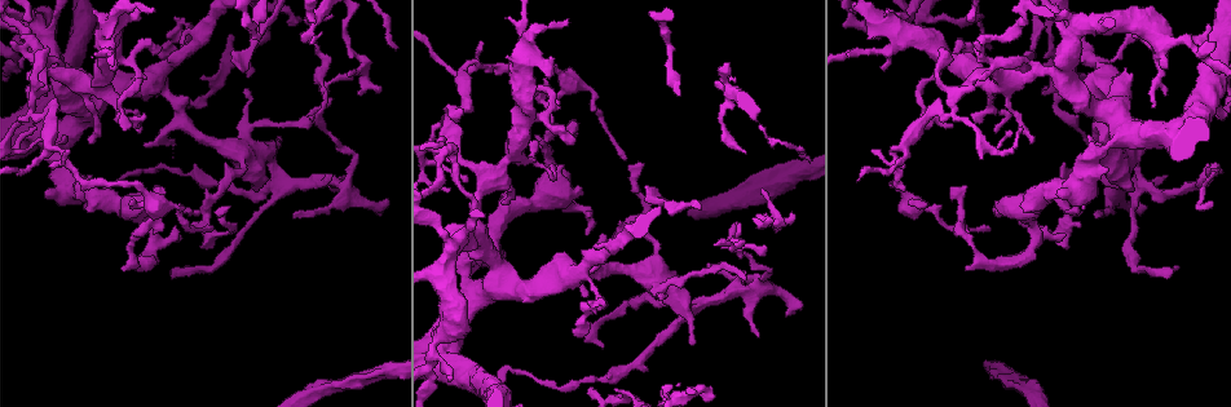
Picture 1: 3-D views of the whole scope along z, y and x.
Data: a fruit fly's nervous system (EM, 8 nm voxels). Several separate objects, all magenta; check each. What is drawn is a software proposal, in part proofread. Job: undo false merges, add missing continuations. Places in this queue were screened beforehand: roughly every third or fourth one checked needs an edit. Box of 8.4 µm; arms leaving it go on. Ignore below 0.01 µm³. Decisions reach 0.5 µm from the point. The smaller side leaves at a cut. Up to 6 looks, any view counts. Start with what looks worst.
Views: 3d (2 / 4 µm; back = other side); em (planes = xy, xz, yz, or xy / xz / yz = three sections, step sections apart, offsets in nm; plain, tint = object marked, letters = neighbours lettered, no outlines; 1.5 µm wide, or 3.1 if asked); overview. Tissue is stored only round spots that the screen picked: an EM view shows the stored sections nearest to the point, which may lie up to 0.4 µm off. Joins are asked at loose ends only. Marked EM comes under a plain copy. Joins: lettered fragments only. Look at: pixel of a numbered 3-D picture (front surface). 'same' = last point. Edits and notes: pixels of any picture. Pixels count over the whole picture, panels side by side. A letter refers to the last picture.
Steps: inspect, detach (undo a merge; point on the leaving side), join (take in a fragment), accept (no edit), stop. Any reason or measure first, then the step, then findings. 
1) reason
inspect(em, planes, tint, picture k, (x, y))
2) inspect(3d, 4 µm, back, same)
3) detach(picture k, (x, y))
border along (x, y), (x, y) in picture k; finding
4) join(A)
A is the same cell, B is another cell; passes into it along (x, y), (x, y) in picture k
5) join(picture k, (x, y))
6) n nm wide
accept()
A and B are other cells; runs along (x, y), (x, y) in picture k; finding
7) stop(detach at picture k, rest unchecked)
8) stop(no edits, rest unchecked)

thick turns thin
inspect(3d, 4 µm, back, picture 1, (445, 121))

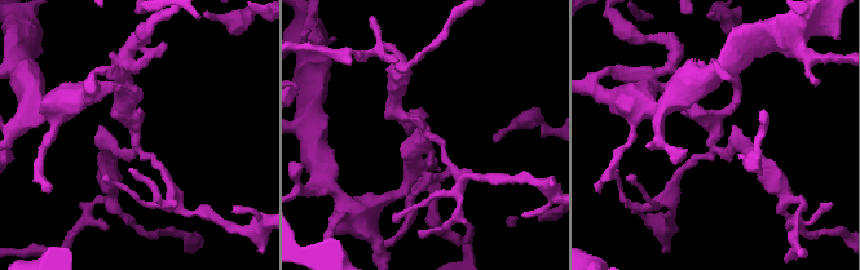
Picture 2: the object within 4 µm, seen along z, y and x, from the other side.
4 arms
inspect(em, planes, letters, picture 2, (424, 132))

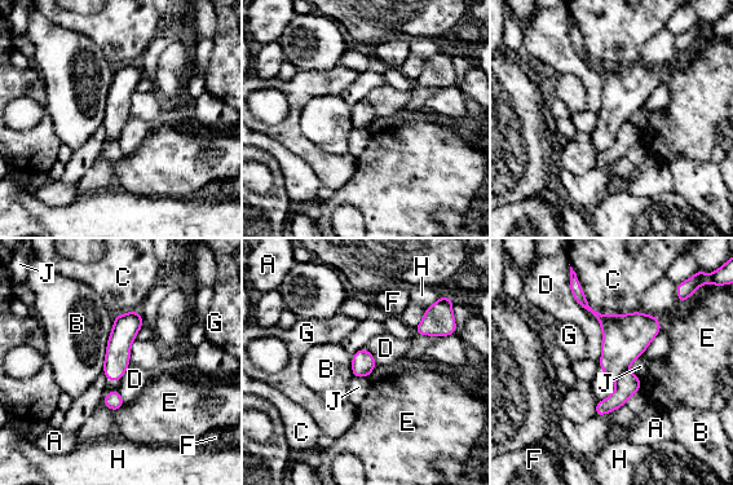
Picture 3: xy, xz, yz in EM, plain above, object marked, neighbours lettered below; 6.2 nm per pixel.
detach(picture 3, (628, 384))
A, B, C, D, E, F, G, H and J are other cells; border along (627, 369), (617, 382) in picture 3; a second neuron is stuck on

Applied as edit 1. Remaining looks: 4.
inspect(overview)

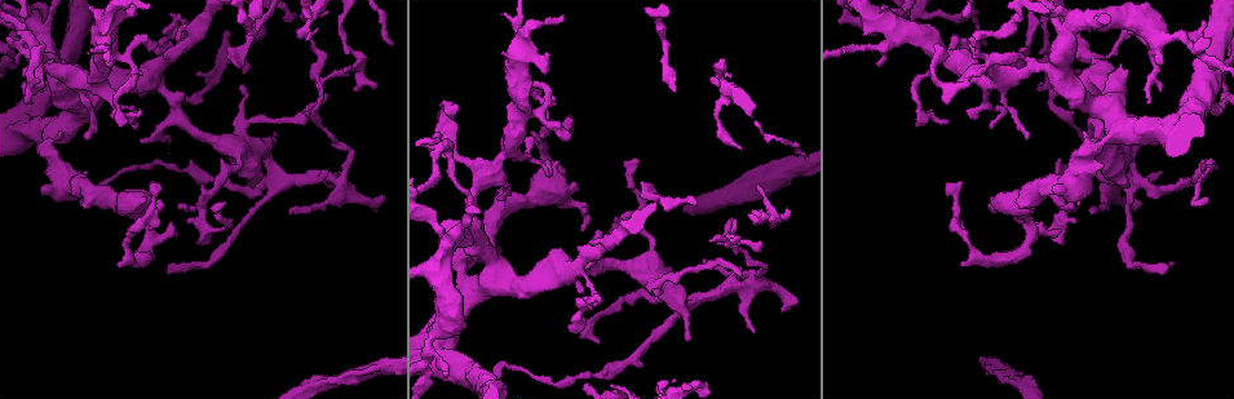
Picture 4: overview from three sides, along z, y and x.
thin end
inspect(3d, 4 µm, picture 4, (588, 384))

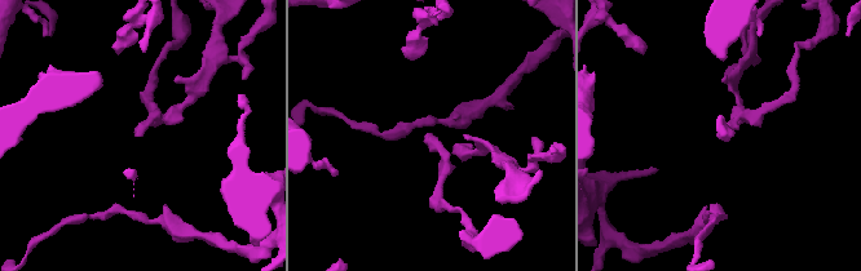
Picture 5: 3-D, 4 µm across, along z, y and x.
shape alone is not enough
inspect(em, yz, step 4, letters, picture 5, (432, 135))

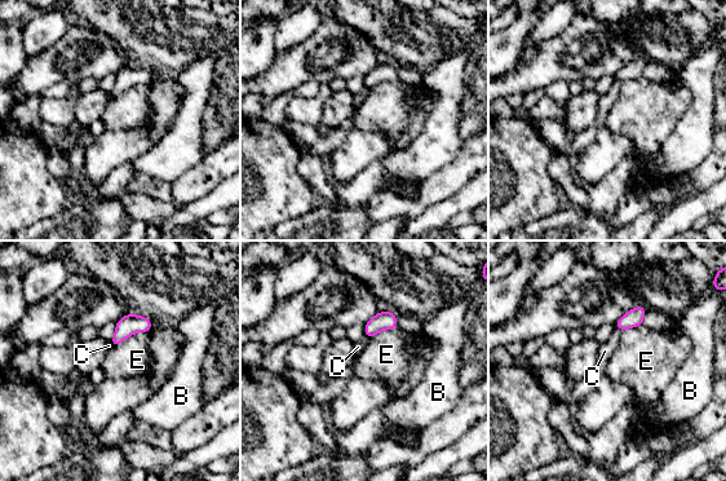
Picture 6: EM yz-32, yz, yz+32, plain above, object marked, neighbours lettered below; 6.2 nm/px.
accept()
B, C and E are other cells; border along (615, 327), (622, 331) in picture 6; none of them fits

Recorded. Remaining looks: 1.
stop(detach at picture 3, rest unchecked)

